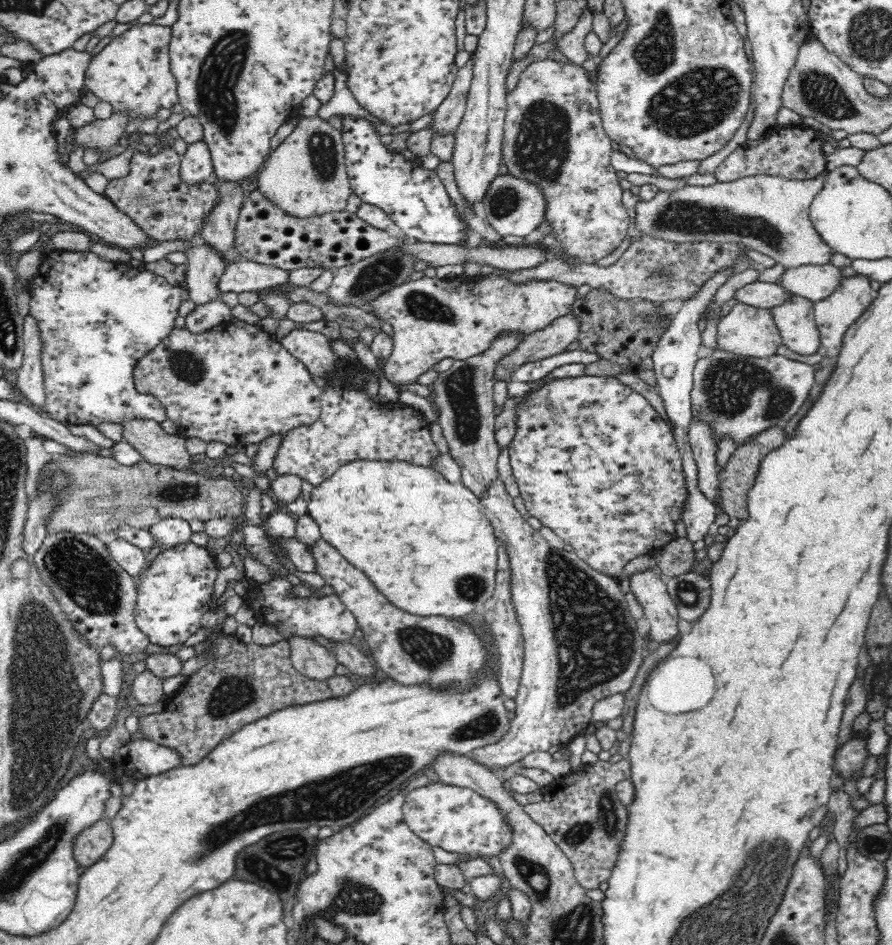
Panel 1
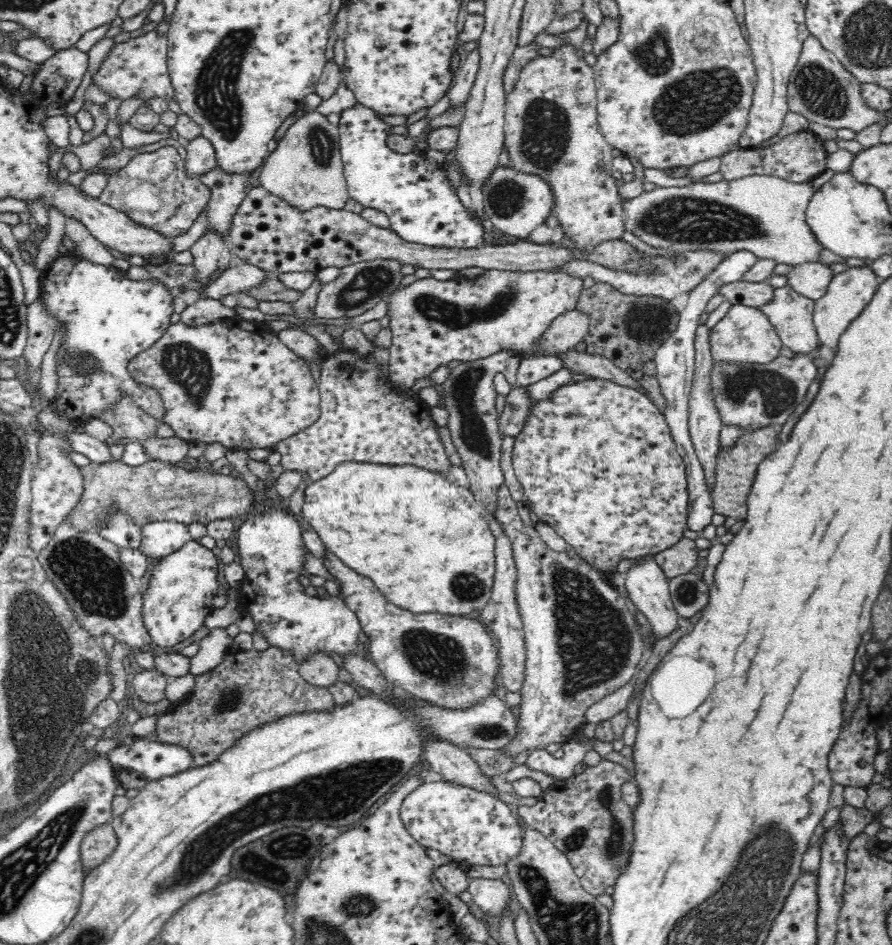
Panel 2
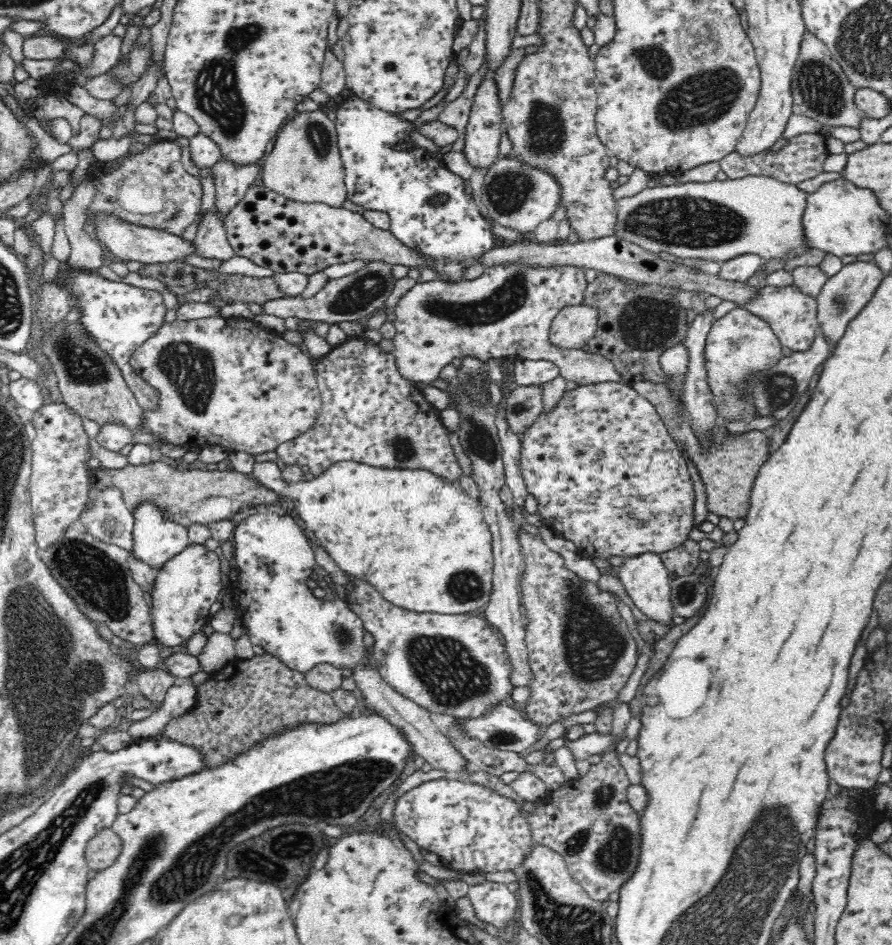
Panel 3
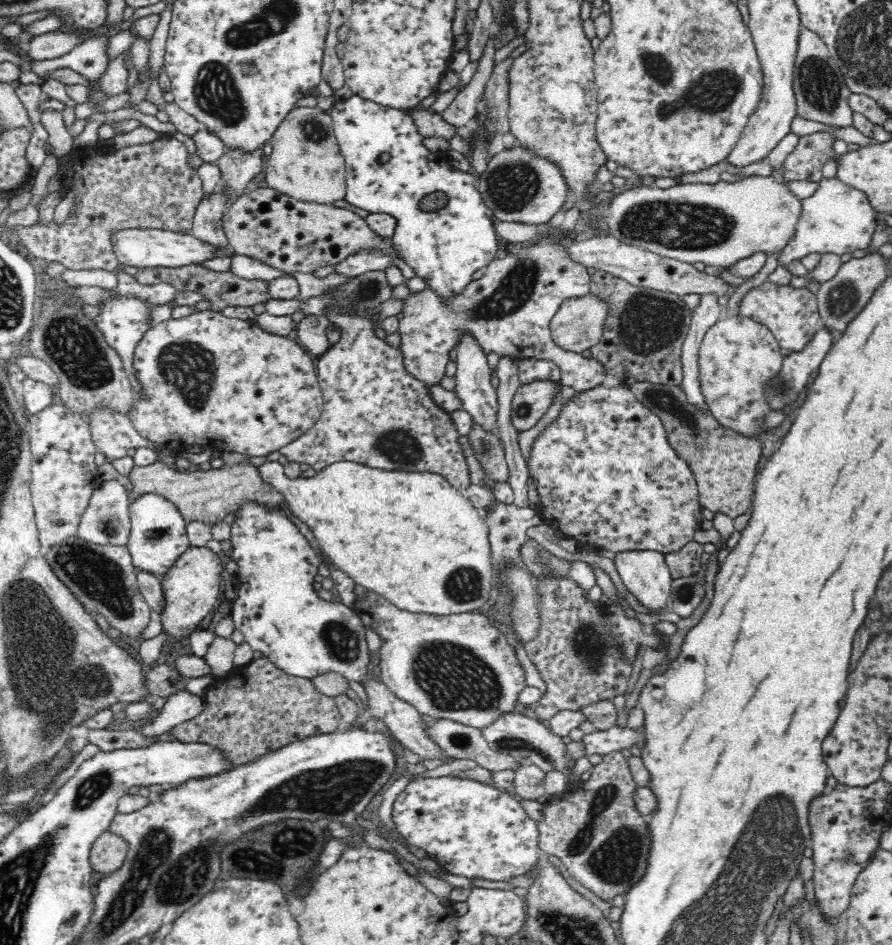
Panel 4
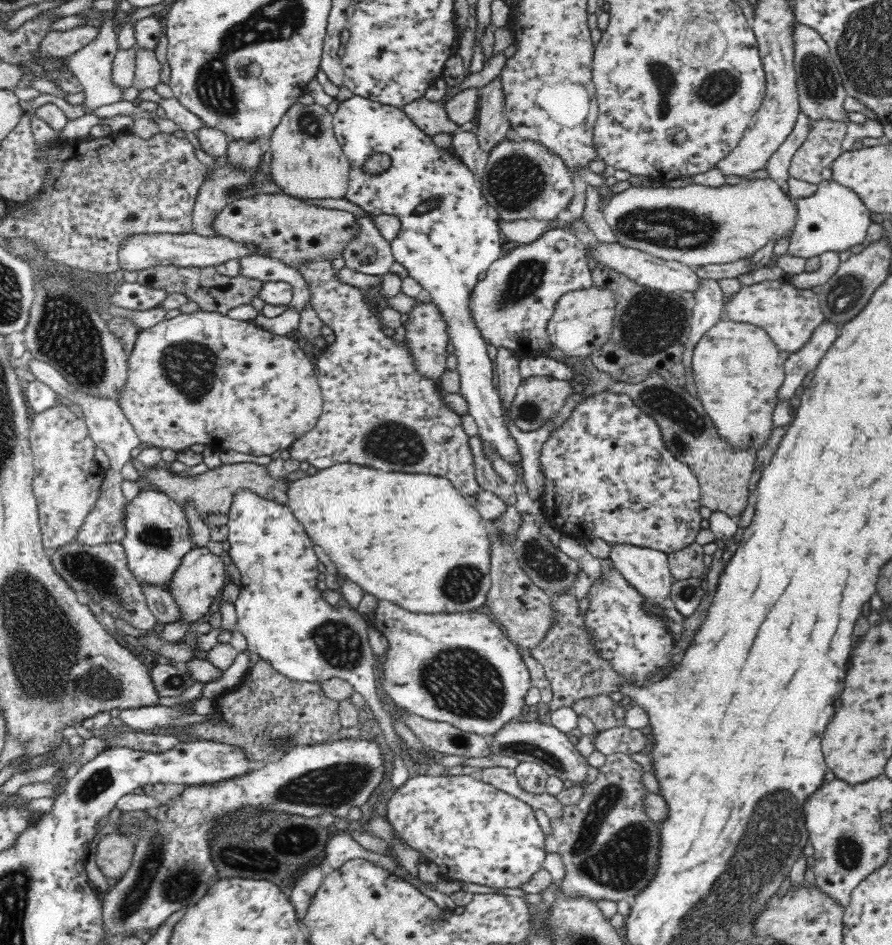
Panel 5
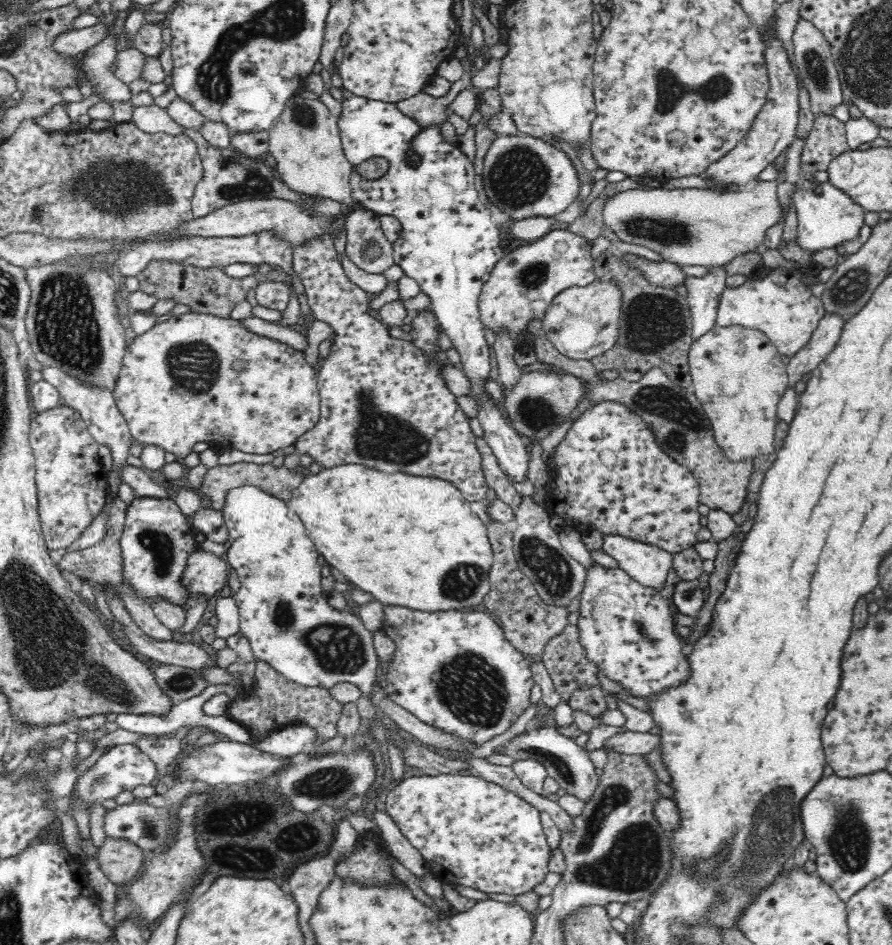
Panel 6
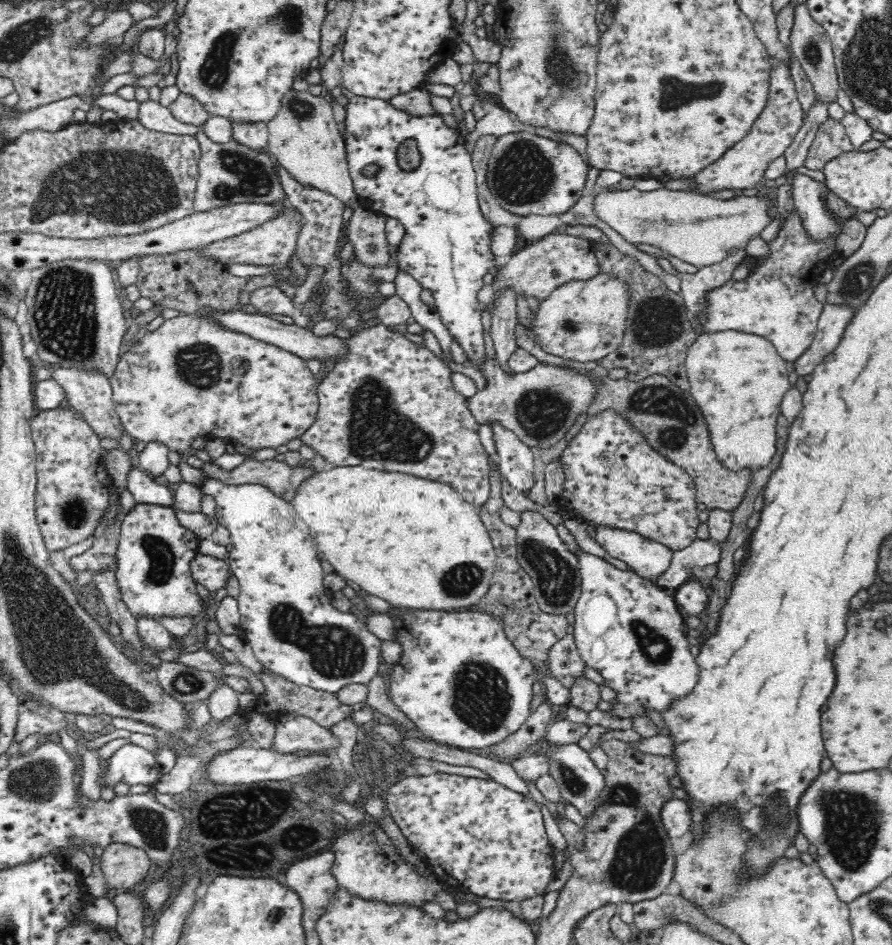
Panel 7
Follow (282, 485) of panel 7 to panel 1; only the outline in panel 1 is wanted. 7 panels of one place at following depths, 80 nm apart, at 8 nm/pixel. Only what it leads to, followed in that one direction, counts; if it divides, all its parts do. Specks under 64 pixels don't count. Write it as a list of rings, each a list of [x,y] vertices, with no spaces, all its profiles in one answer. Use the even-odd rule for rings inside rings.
[[[97,455],[58,456],[58,460],[45,464],[36,480],[36,490],[41,478],[50,470],[66,470],[74,477],[72,488],[65,494],[65,501],[50,521],[50,534],[56,531],[70,531],[76,534],[112,532],[121,524],[148,530],[149,526],[166,518],[182,520],[208,520],[233,518],[245,511],[242,486],[225,476],[202,476],[202,472],[176,469],[146,460],[134,466],[119,464],[113,457]]]

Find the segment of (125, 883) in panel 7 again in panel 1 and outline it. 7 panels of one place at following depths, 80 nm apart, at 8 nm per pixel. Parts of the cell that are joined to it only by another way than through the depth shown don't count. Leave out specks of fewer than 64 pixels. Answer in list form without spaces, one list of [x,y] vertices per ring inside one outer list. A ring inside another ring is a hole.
[[[107,819],[96,822],[91,828],[78,835],[74,842],[74,857],[84,868],[97,864],[114,844],[114,834]]]

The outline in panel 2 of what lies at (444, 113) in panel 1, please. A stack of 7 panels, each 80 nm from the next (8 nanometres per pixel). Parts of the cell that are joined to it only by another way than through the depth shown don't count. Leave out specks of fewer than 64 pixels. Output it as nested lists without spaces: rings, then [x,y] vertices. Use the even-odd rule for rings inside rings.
[[[478,44],[468,53],[466,60],[460,66],[456,74],[456,80],[447,92],[449,105],[466,101],[474,86],[478,70],[480,68],[480,49]]]

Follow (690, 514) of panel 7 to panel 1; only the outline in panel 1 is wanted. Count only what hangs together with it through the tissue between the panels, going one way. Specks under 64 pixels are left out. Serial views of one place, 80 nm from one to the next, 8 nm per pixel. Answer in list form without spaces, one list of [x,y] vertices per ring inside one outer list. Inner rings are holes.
[[[586,376],[556,379],[544,384],[521,398],[518,406],[518,430],[509,444],[509,458],[520,496],[530,516],[538,518],[543,526],[551,528],[572,550],[592,568],[604,574],[618,577],[623,566],[637,556],[655,554],[663,546],[669,545],[676,537],[676,522],[682,518],[686,502],[686,481],[684,480],[683,460],[671,429],[653,403],[613,377]]]

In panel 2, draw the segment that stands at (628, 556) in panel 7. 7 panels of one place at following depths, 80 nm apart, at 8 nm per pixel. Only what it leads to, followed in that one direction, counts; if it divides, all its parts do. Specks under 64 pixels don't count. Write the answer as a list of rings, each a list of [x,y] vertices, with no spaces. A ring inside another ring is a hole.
[[[647,554],[638,557],[625,571],[625,586],[629,602],[648,619],[652,627],[650,634],[654,636],[654,639],[658,639],[672,632],[677,627],[679,615],[671,599],[669,578],[660,563],[656,561],[655,555]]]

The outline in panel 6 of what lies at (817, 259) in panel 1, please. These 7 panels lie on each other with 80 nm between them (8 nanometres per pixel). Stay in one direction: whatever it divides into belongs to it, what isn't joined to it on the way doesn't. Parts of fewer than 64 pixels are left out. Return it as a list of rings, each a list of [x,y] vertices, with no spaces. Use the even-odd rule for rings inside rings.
[[[756,181],[750,187],[726,192],[711,189],[664,189],[664,187],[635,188],[619,192],[605,200],[601,213],[606,226],[626,244],[646,246],[660,254],[663,260],[678,265],[718,266],[728,264],[734,257],[745,252],[756,250],[764,242],[765,232],[781,215],[781,208],[777,199],[777,186],[774,181]]]

